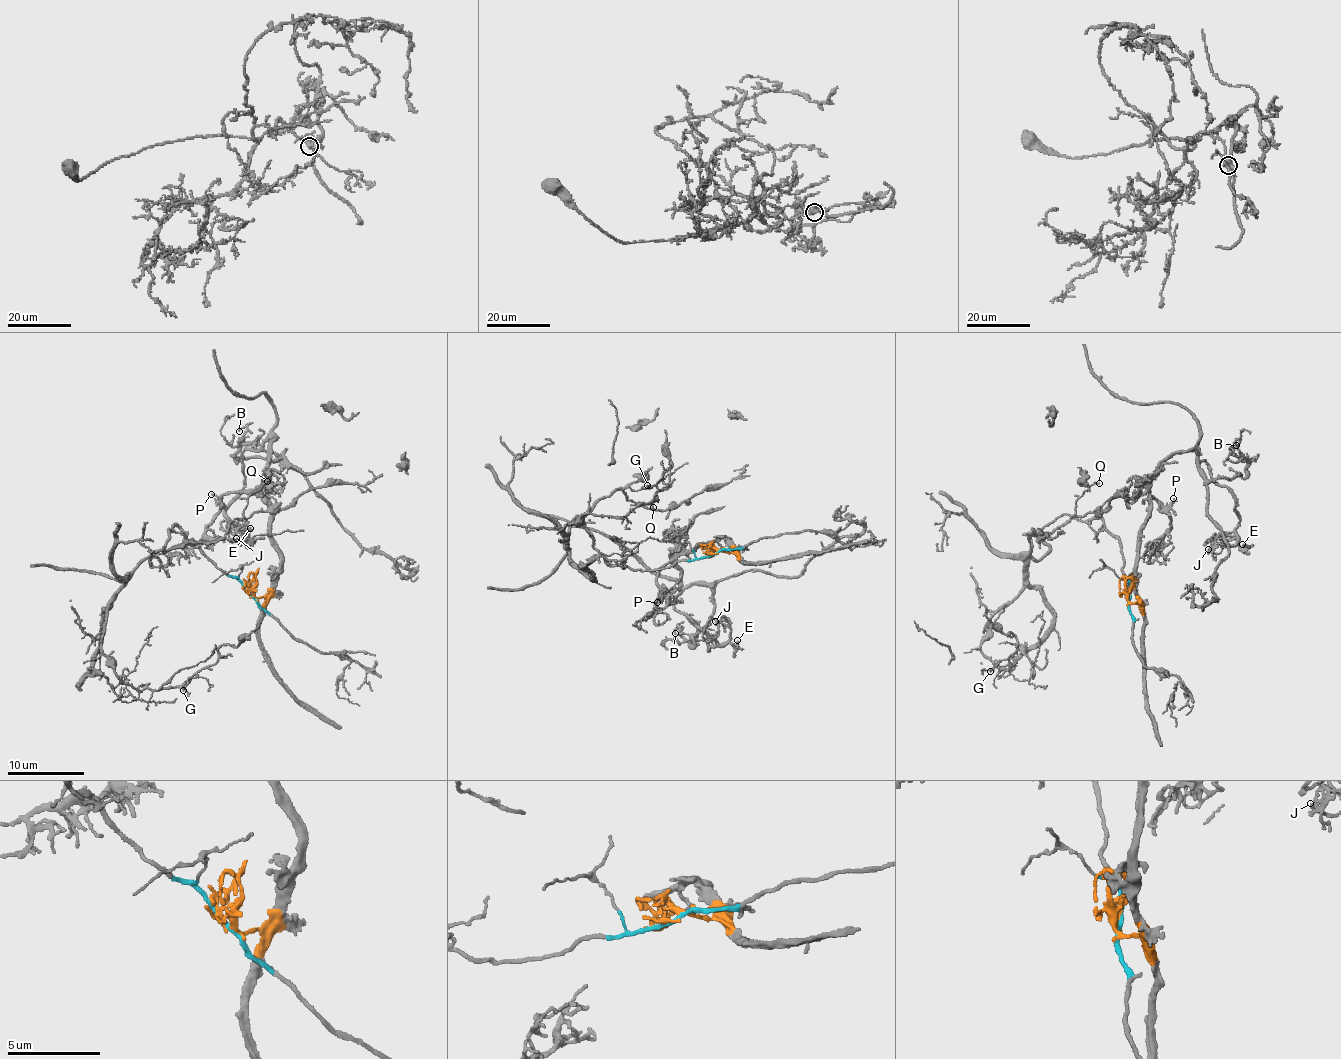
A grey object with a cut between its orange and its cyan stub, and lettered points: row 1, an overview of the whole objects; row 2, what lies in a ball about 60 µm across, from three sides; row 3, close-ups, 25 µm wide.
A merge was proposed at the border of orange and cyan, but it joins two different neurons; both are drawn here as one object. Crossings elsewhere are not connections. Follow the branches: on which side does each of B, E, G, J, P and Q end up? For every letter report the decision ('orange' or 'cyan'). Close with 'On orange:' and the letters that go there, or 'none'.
B: orange
E: orange
G: cyan
J: orange
P: orange
Q: cyan
On orange: B, E, J, P

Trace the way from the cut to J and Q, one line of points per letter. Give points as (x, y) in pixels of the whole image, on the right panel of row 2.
J: (1129, 597), (1139, 601), (1137, 531), (1150, 475), (1187, 449), (1234, 500), (1239, 520), (1218, 553), (1209, 548)
Q: (1129, 597), (1120, 544), (1101, 519), (1073, 518), (1050, 533), (1033, 530), (1075, 513), (1076, 500), (1099, 483)

